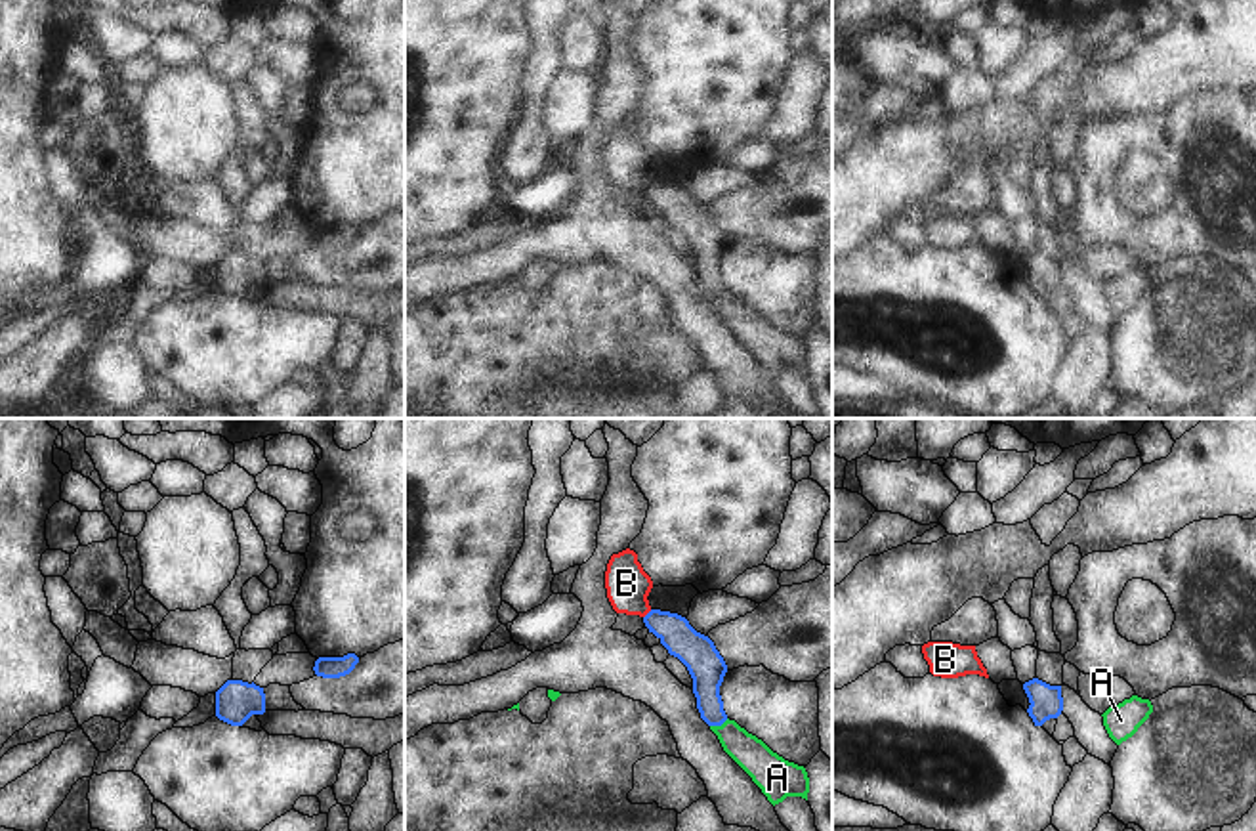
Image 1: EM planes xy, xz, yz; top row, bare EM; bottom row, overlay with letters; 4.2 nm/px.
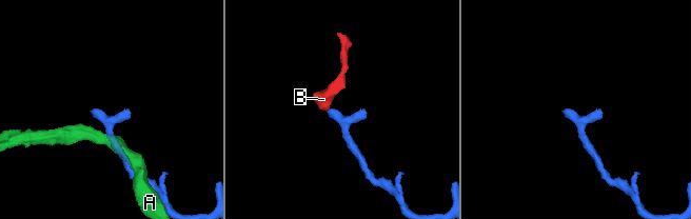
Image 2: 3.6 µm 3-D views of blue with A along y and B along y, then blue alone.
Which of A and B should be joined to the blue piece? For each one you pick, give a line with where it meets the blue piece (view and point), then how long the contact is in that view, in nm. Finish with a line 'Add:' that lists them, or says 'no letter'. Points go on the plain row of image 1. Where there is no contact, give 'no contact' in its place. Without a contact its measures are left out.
Add: no letter

